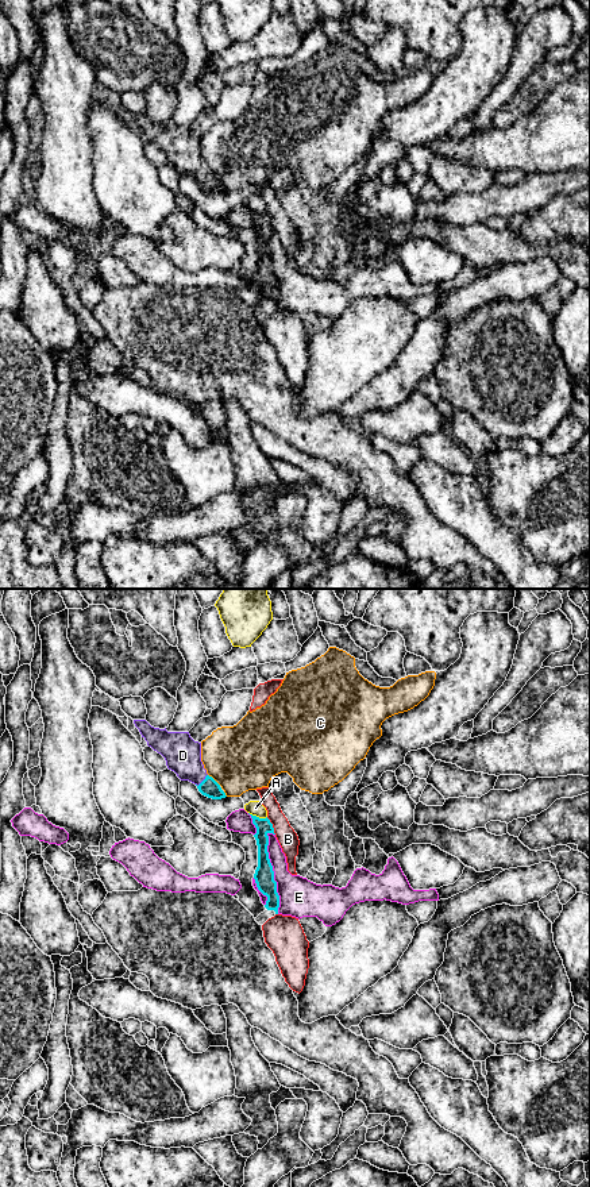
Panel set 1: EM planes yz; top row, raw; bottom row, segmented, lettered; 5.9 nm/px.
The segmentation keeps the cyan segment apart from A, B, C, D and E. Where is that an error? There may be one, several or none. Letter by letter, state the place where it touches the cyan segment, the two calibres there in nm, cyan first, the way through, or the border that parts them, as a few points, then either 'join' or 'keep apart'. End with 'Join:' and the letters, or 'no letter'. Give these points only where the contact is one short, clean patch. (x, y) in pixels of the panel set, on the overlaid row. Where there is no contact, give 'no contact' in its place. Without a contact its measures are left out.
A: meets cyan in yz at (258, 817); 90 nm thick on the cyan side, 90 nm on the other; border along yz (249, 812), (266, 817); keep apart
B: meets cyan in yz at (272, 825); 90 nm thick on the cyan side, 120 nm on the other; keep apart
C: meets cyan in yz at (213, 779); 110 nm thick on the cyan side, 400 nm on the other; keep apart
D: meets cyan in yz at (203, 781); 110 nm thick on the cyan side, 220 nm on the other; runs through yz (209, 787), (203, 781), (188, 766), (182, 755); join
E: meets cyan in yz at (273, 873); 120 nm thick on the cyan side, 240 nm on the other; keep apart
Join: D

